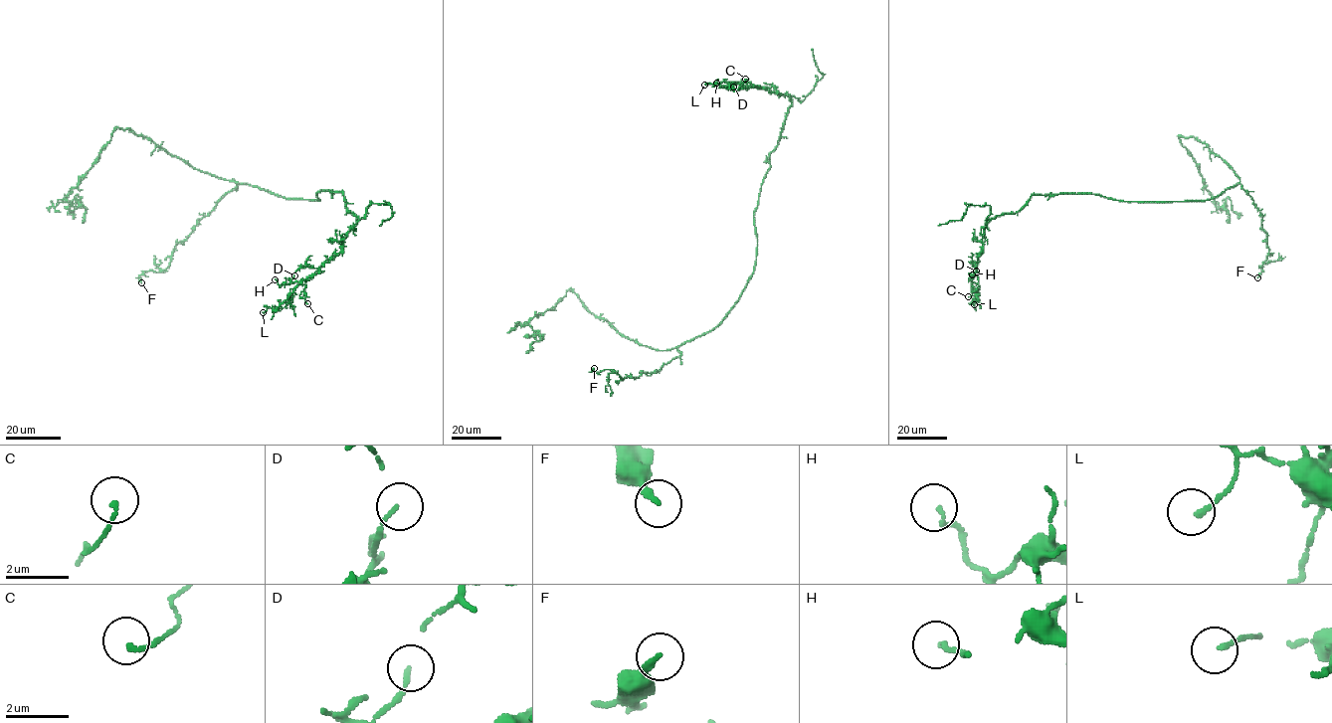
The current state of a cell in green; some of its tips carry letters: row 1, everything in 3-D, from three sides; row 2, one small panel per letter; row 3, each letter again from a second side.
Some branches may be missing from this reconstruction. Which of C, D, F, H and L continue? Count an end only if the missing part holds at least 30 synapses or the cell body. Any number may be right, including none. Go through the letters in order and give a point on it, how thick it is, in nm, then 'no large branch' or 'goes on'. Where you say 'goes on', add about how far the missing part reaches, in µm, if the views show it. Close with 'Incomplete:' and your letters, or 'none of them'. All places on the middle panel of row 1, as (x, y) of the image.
C: place (745, 79); calibre 150 nm; no large branch
D: place (733, 87); calibre 90 nm; no large branch
F: place (594, 368); calibre 200 nm; no large branch
H: place (716, 83); calibre 120 nm; no large branch
L: place (704, 85); calibre 140 nm; no large branch
Incomplete: none of them

